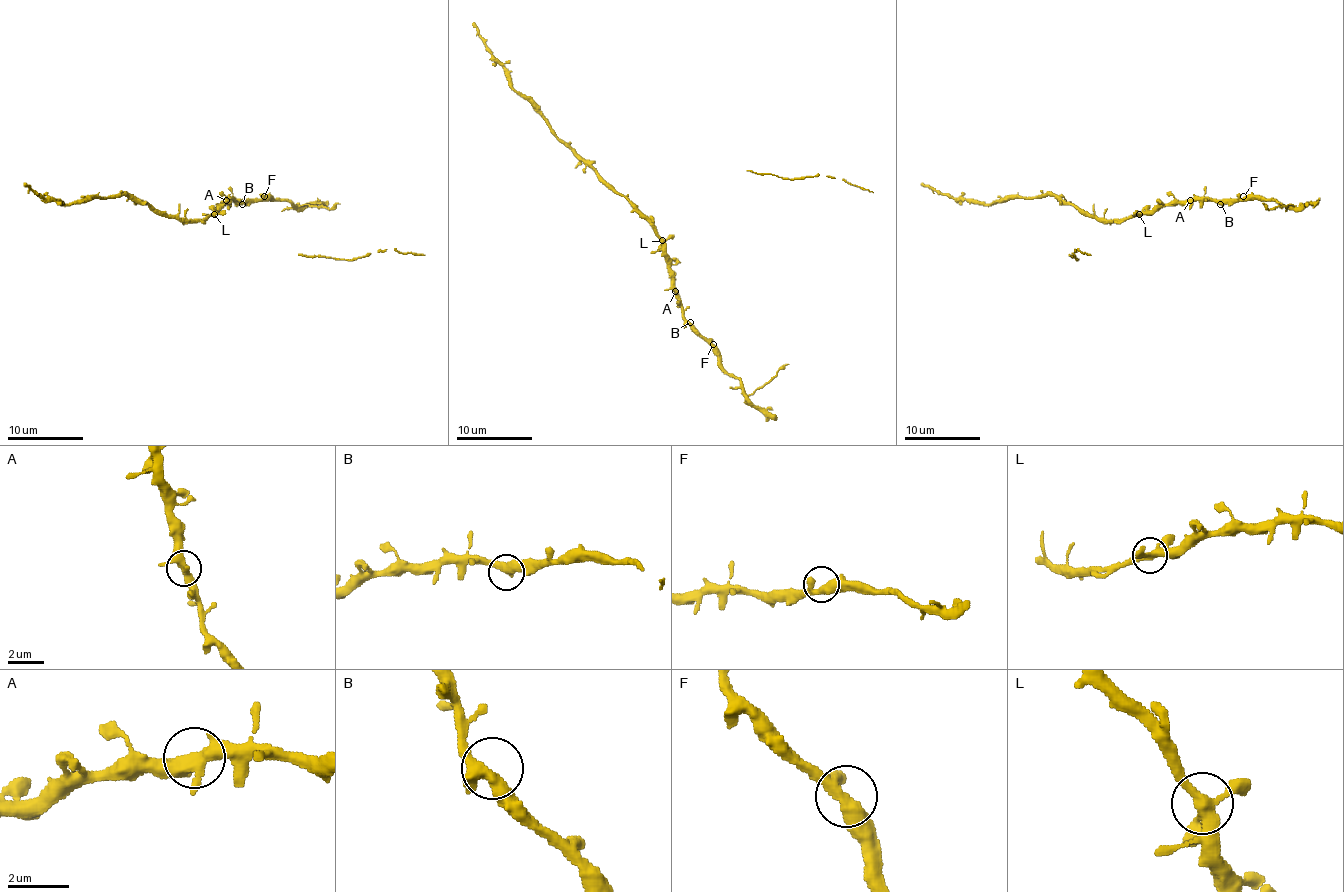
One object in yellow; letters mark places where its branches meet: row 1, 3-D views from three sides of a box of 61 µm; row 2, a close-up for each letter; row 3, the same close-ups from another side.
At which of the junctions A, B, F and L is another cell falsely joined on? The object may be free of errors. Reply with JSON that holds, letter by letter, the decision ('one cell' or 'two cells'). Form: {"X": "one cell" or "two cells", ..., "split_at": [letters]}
{"A": "one cell", "B": "one cell", "F": "one cell", "L": "one cell", "split_at": []}

